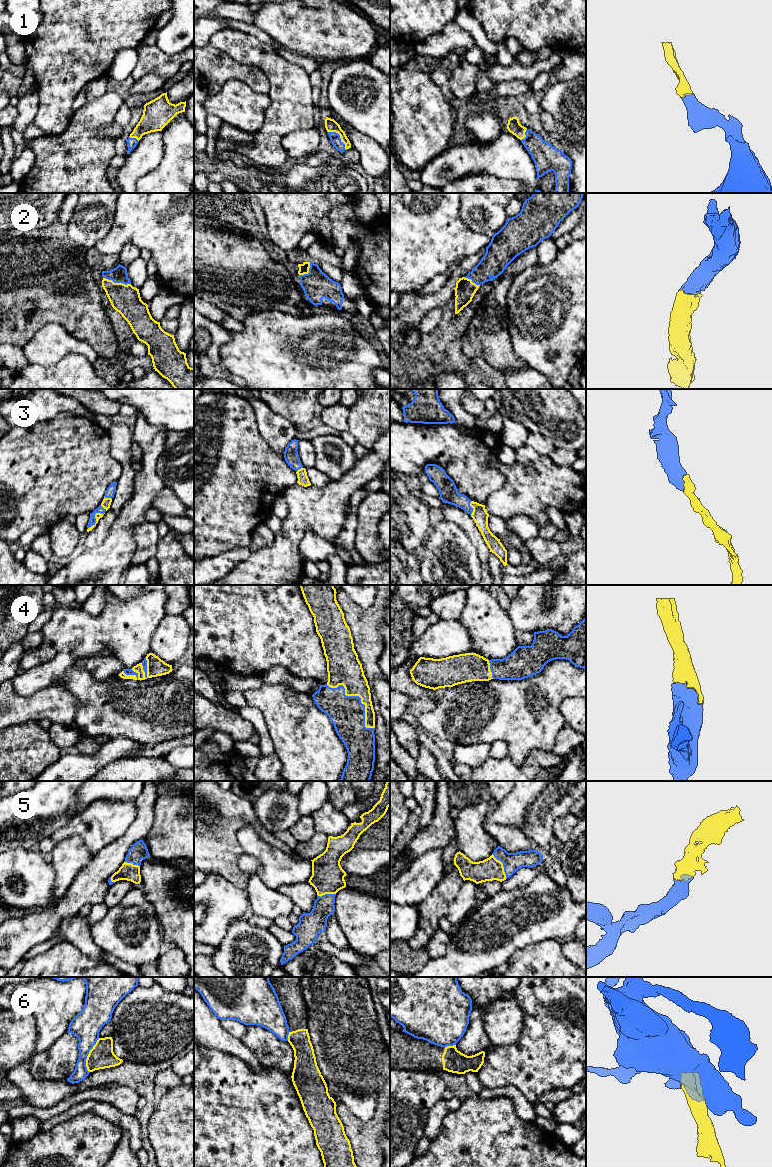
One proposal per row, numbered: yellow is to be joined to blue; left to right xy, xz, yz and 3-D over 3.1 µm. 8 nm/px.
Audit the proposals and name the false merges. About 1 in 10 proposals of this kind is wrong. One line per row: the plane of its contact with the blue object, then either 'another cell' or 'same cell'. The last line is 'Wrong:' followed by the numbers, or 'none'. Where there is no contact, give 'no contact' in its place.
1: contact in xz; same cell
2: contact in xy; same cell
3: contact in xy; same cell
4: contact in xz; same cell
5: contact in yz; same cell
6: contact in xy; another cell
Wrong: 6

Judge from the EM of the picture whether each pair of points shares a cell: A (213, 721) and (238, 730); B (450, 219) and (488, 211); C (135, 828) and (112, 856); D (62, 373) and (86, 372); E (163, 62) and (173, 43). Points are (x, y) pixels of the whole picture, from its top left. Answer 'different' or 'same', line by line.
A: same
B: different
C: same
D: same
E: different

